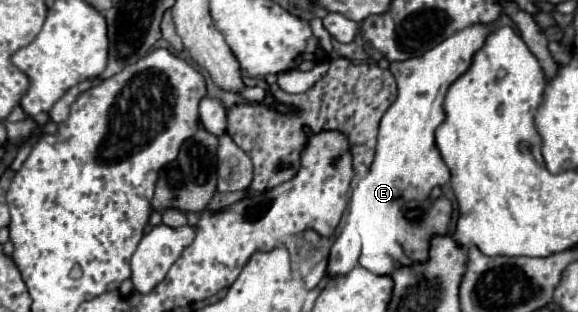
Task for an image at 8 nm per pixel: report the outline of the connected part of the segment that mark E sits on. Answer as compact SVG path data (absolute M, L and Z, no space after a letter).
M471 25L471 29L461 29L421 57L391 63L389 69L397 79L399 95L381 119L371 171L353 189L350 206L337 228L349 227L351 233L363 236L360 257L367 255L373 259L386 254L394 259L394 263L398 262L398 252L405 252L399 243L401 207L409 201L425 201L433 187L449 183L449 167L435 145L435 129L443 123L443 97L451 81L467 71L467 65L471 65L471 53L483 45L487 33L489 29L485 25Z

